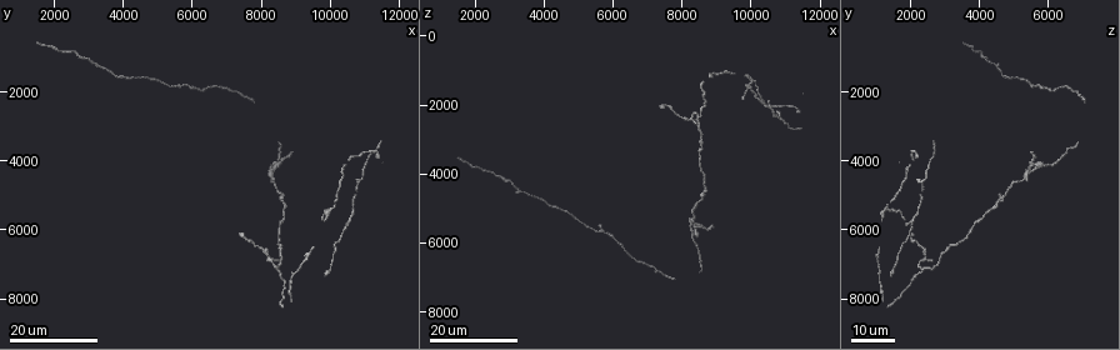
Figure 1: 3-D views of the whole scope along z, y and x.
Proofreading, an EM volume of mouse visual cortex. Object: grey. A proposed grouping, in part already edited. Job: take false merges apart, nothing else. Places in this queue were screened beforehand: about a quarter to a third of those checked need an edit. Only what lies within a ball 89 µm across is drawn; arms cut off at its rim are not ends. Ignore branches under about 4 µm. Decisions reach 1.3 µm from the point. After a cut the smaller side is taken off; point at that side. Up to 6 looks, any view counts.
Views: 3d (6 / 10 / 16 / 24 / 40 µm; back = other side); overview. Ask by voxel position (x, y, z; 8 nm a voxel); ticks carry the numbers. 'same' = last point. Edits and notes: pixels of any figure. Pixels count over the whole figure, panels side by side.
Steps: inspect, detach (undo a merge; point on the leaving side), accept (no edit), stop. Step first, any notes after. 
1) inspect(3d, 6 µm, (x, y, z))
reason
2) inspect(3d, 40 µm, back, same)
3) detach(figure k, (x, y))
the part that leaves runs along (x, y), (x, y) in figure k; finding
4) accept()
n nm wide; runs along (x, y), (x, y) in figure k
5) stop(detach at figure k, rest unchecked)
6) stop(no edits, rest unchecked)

inspect(3d, 24 µm, (10800, 3800, 2000))
sudden change in width

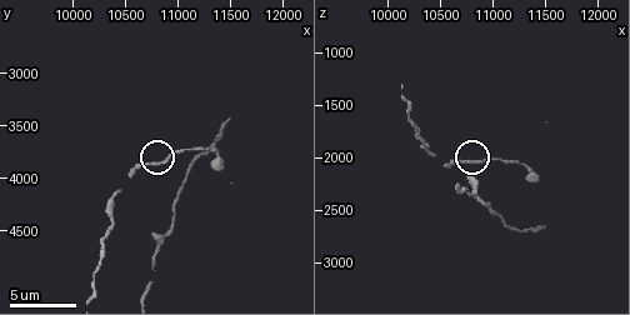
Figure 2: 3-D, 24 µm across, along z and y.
inspect(3d, 10 µm, (10740, 3880, 2040))
zoom in

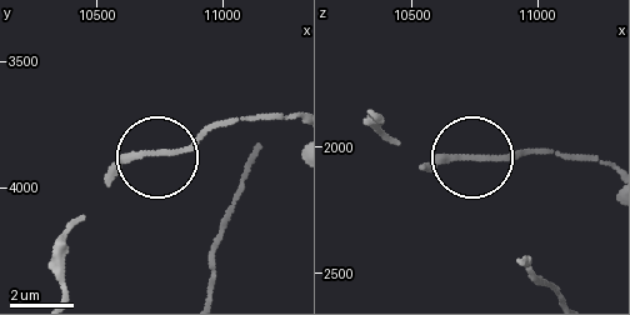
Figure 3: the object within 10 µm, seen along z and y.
accept()
all the same cell

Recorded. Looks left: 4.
inspect(3d, 24 µm, (10000, 5400, 1300))
a fork

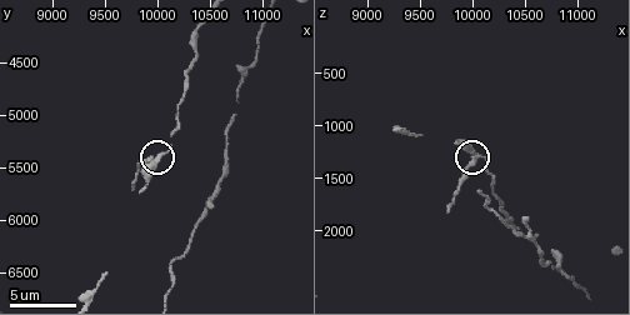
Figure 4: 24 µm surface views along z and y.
inspect(3d, 6 µm, (10040, 5380, 1320))

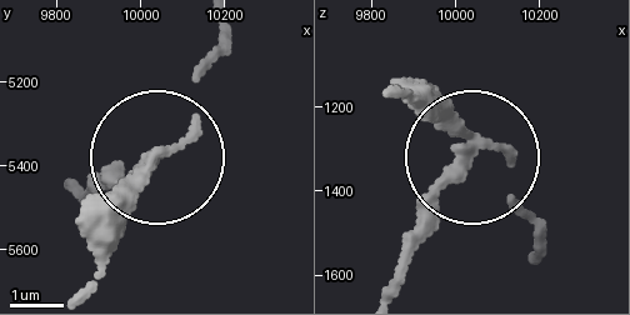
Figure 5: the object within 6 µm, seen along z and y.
detach(figure 5, (436, 221))
210 nm wide; the part that leaves runs along (474, 148), (393, 291) in figure 5; two cells meet here

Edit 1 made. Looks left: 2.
inspect(3d, 24 µm, (8500, 7100, 2300))
two arms in line, one across

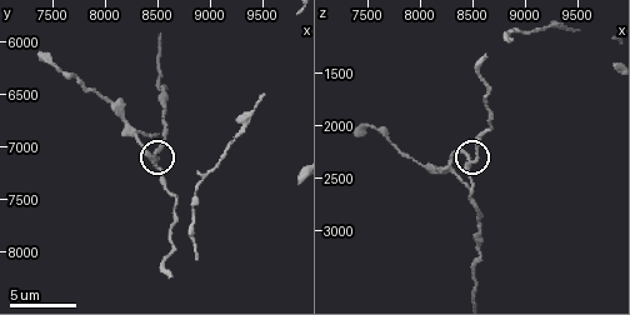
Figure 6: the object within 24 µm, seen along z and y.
inspect(3d, 6 µm, (8520, 7180, 2340))

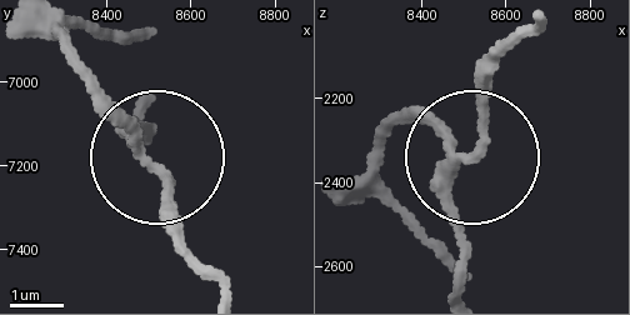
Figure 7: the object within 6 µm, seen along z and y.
detach(figure 7, (101, 98))
190 nm wide; the part that leaves runs along (139, 144), (66, 26) in figure 7; a second cell is stuck on

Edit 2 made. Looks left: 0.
stop(detach at figure 5, detach at figure 7, rest unchecked)

